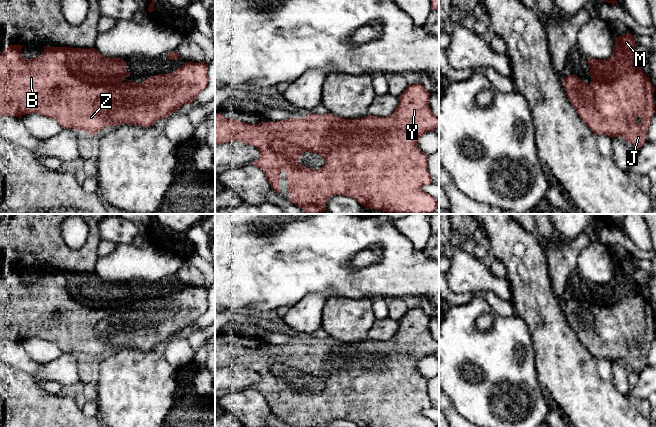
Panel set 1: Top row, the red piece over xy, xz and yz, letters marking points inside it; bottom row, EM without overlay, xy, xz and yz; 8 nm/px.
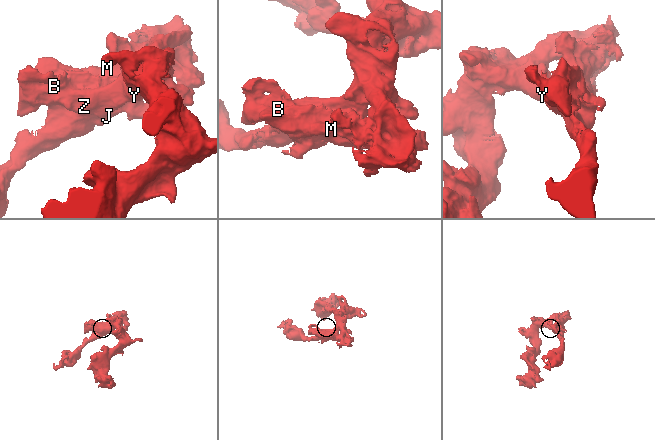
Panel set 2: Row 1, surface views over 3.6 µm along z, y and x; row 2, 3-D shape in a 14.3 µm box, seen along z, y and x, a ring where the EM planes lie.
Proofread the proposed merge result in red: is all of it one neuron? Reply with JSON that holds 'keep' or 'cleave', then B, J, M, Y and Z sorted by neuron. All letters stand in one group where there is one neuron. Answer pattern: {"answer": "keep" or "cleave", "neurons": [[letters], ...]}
{"answer": "keep", "neurons": [["B", "J", "M", "Y", "Z"]]}

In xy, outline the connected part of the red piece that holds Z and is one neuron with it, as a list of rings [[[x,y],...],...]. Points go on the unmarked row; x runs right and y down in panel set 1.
[[[10,269],[0,277],[0,340],[21,342],[37,337],[56,344],[64,353],[81,354],[90,359],[119,348],[153,350],[157,344],[167,342],[181,330],[192,327],[209,306],[208,290],[204,286],[186,286],[172,297],[148,301],[140,308],[134,304],[123,307],[130,299],[126,295],[126,286],[118,281],[106,281],[95,272],[45,270],[39,281],[26,283],[21,277],[22,271]]]

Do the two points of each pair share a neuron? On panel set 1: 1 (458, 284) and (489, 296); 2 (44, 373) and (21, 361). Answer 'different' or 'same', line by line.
1: different
2: different

